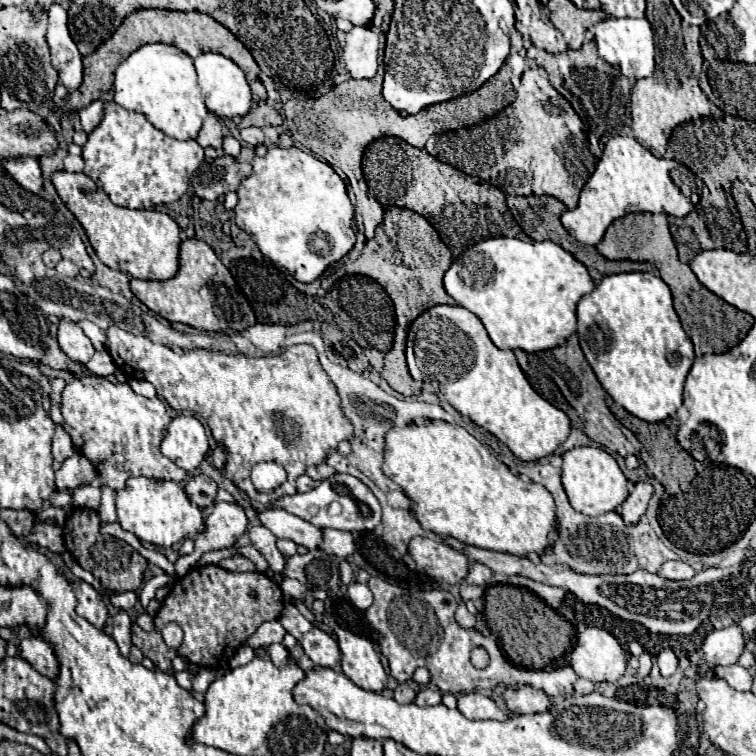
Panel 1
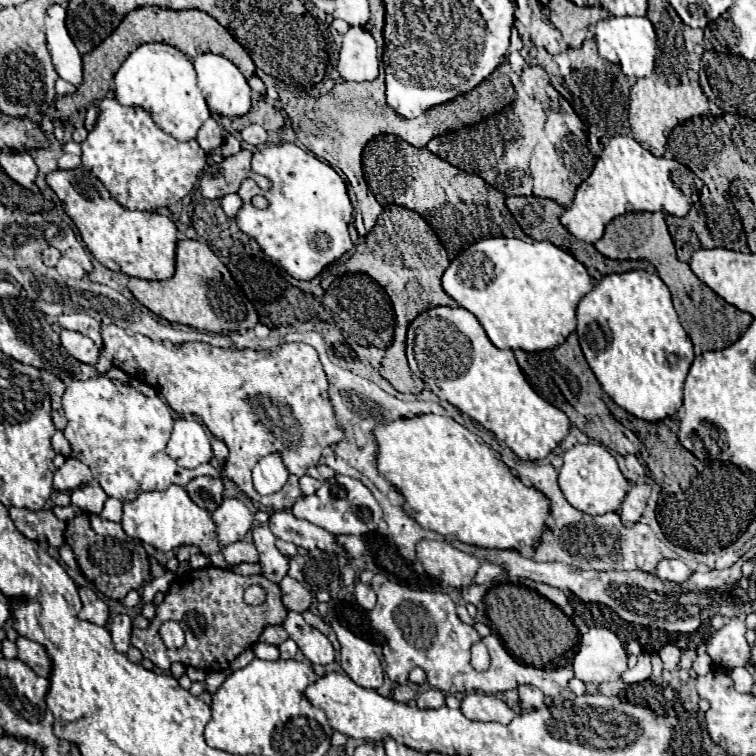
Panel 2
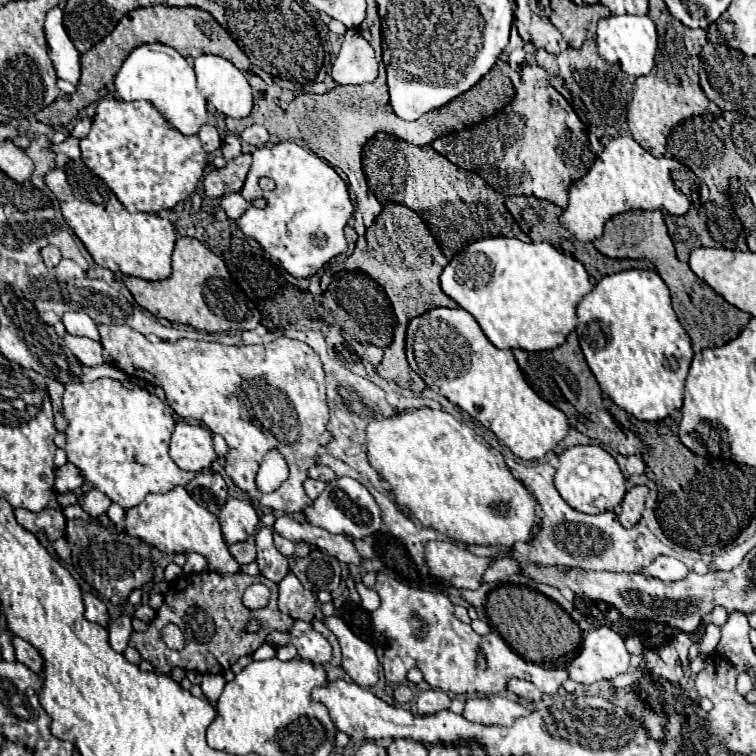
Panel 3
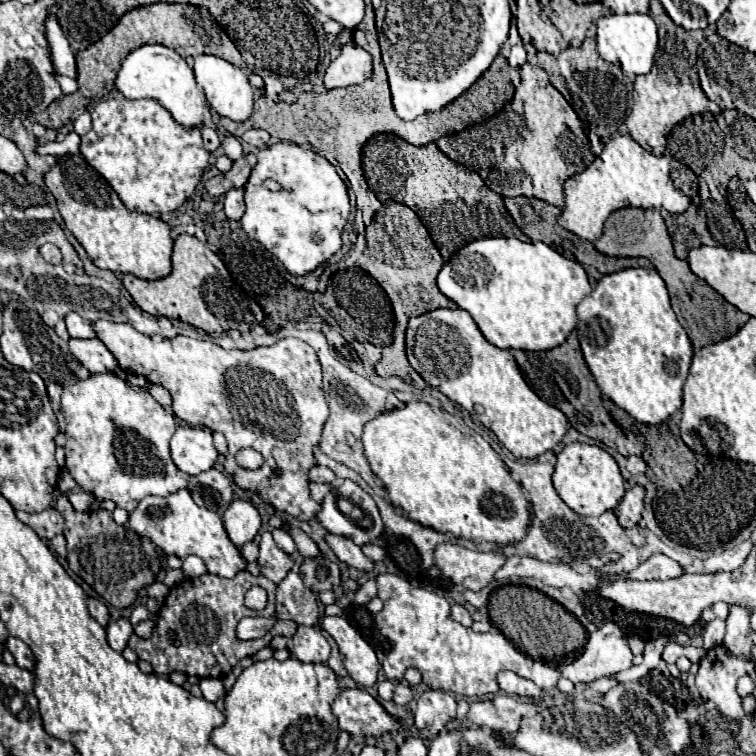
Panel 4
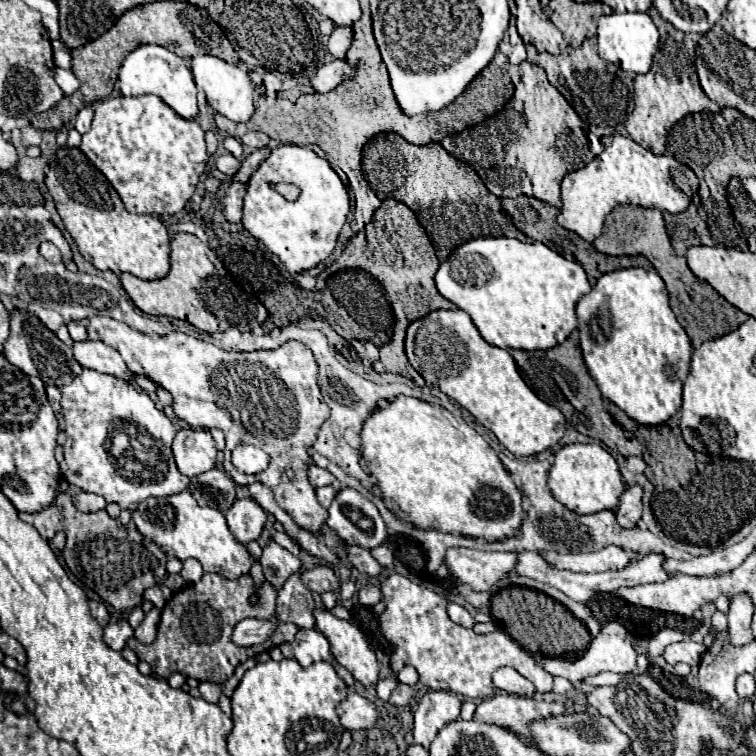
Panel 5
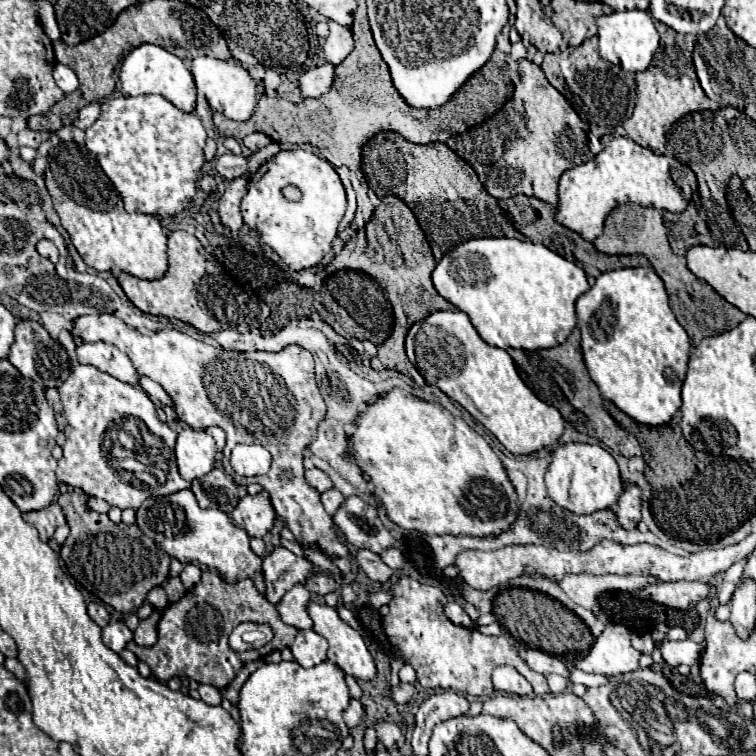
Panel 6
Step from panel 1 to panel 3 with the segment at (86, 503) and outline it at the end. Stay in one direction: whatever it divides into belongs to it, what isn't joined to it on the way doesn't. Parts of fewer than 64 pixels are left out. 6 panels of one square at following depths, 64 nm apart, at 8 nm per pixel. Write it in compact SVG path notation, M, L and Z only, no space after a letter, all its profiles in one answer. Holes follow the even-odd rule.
M90 488L90 490L86 490L86 492L80 492L76 498L78 498L78 504L80 504L90 516L100 516L100 514L104 514L104 512L108 510L110 502L112 502L112 500L108 500L108 496L104 496L102 492L96 492L96 488Z

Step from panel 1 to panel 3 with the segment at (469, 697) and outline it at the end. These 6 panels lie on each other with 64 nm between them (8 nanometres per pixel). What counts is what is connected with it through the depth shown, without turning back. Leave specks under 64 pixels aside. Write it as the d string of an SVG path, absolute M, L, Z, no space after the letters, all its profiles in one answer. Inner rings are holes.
M502 694L468 698L462 712L462 716L470 722L500 724L500 726L512 726L516 718L526 716L526 714L528 710L524 706L520 706L516 700L506 698Z

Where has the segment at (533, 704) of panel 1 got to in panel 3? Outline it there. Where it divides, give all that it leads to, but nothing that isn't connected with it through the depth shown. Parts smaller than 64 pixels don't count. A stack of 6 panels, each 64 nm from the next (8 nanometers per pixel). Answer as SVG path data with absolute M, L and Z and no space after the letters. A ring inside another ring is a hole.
M516 678L510 680L508 690L514 692L516 696L528 700L528 702L538 702L542 698L542 692L532 682L526 682L526 680L516 680Z

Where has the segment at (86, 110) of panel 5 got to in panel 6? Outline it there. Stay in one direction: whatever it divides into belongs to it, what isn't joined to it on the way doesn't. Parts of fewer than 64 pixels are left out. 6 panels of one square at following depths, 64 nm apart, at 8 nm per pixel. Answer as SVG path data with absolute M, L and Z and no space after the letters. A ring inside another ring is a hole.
M96 102L88 104L78 114L78 128L80 130L88 130L98 118L100 118L100 104L96 104Z

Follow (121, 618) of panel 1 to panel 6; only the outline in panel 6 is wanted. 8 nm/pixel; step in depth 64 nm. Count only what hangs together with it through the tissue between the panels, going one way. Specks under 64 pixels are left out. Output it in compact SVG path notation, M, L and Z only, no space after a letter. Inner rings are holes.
M122 620L120 622L112 622L102 630L102 640L110 650L122 652L126 642L132 640L132 632L128 630L128 626Z

